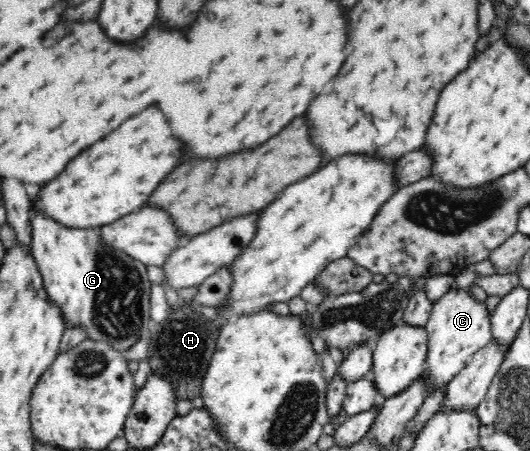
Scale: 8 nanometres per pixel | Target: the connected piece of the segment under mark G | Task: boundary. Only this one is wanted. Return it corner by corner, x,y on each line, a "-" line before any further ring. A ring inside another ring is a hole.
34,205
31,207
32,247
31,253
43,278
43,288
47,296
59,306
66,325
82,327
86,339
106,341
116,351
126,352
139,339
149,334
151,285
146,266
129,258
127,254
101,239
101,228
89,230
69,229
47,218

